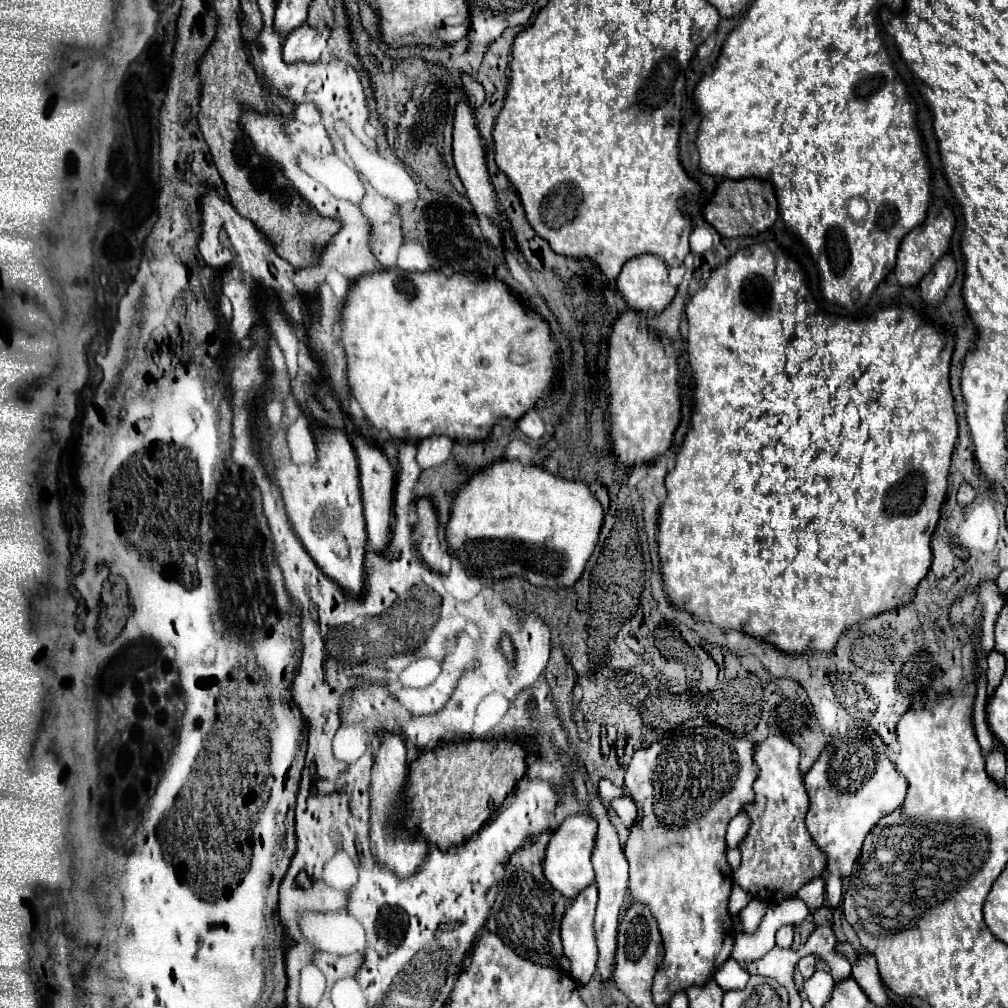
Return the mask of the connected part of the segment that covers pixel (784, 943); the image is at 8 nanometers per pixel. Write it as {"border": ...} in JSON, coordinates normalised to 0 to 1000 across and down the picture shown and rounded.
{"border":[[[776,919],[770,925],[770,937],[776,940],[782,940],[786,937],[786,919]]]}

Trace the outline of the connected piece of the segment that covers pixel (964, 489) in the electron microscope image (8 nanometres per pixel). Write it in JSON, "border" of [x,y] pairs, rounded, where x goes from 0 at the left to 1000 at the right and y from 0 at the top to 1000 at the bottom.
{"border":[[[954,478],[954,480],[952,480],[952,486],[950,486],[950,500],[958,502],[958,500],[962,500],[966,494],[968,494],[966,482],[964,482],[962,478]]]}

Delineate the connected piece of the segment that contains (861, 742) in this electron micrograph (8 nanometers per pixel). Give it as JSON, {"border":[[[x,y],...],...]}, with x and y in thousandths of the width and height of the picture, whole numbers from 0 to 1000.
{"border":[[[859,726],[859,730],[851,730],[849,734],[831,734],[831,738],[821,738],[798,770],[798,776],[804,790],[800,821],[810,839],[815,835],[813,843],[821,853],[815,865],[815,873],[819,877],[819,899],[827,903],[835,893],[835,873],[845,867],[859,827],[873,812],[887,806],[891,796],[897,794],[899,774],[881,754],[879,738],[867,726]]]}

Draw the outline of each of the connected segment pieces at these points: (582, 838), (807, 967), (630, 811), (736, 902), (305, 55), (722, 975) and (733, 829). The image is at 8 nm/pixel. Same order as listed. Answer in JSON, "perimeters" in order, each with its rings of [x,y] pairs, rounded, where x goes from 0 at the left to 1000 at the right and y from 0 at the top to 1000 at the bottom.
{"perimeters":[[[[579,808],[563,810],[546,829],[540,855],[538,855],[538,865],[546,879],[554,883],[563,895],[571,891],[581,879],[589,875],[589,861],[585,853],[585,845],[589,841],[589,831],[591,831],[591,817]]],[[[802,946],[802,948],[794,950],[792,960],[794,960],[794,964],[796,964],[798,970],[804,970],[810,964],[810,954],[812,954],[812,948],[810,946]]],[[[607,792],[605,798],[607,798],[609,806],[617,812],[617,815],[621,819],[627,819],[627,815],[631,813],[631,800],[629,800],[629,796],[625,792]]],[[[728,877],[728,879],[726,879],[724,893],[722,893],[724,907],[732,907],[732,905],[734,905],[734,901],[738,901],[744,893],[746,893],[746,889],[744,889],[742,885],[738,885],[736,881],[732,881],[732,877]]],[[[300,24],[282,40],[282,52],[280,52],[282,60],[286,63],[292,63],[292,60],[300,60],[304,63],[315,62],[323,48],[323,38],[325,34],[315,36],[312,28],[308,28],[306,24]]],[[[720,952],[720,956],[710,964],[712,978],[716,982],[738,982],[742,976],[742,964],[730,954],[730,952]]],[[[732,808],[726,815],[724,815],[724,819],[722,819],[722,827],[720,827],[720,839],[722,839],[722,843],[726,843],[726,841],[730,841],[732,837],[734,837],[734,833],[738,831],[738,827],[740,827],[740,823],[742,823],[742,812],[740,812],[740,808]]]]}

